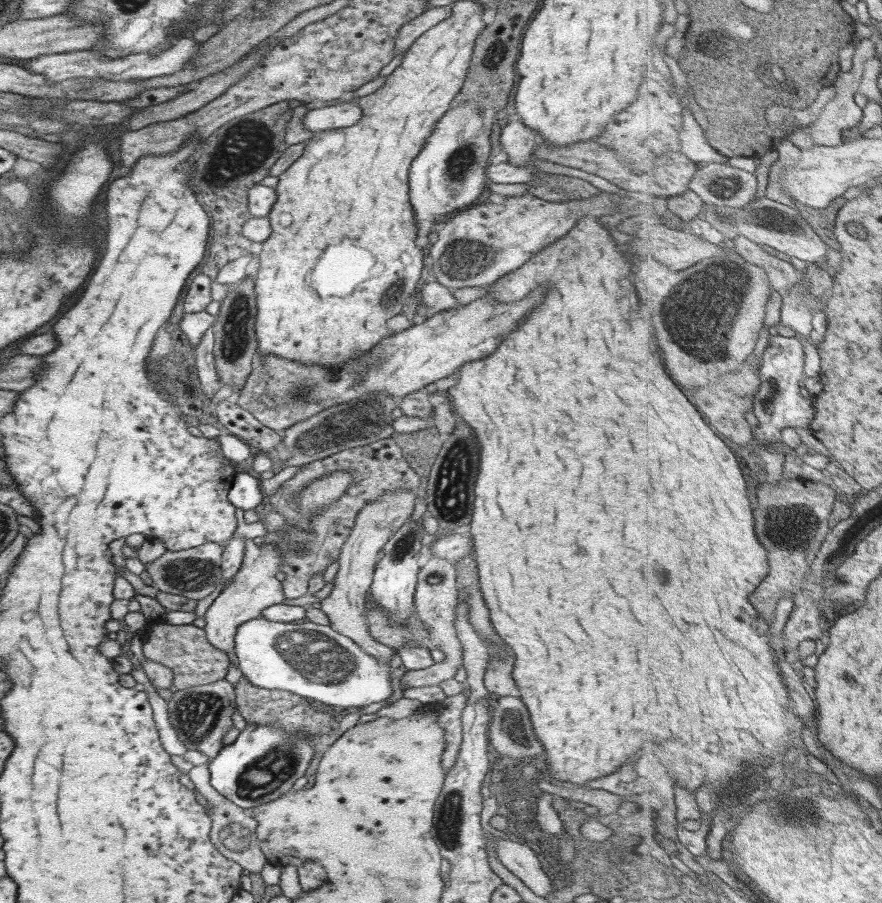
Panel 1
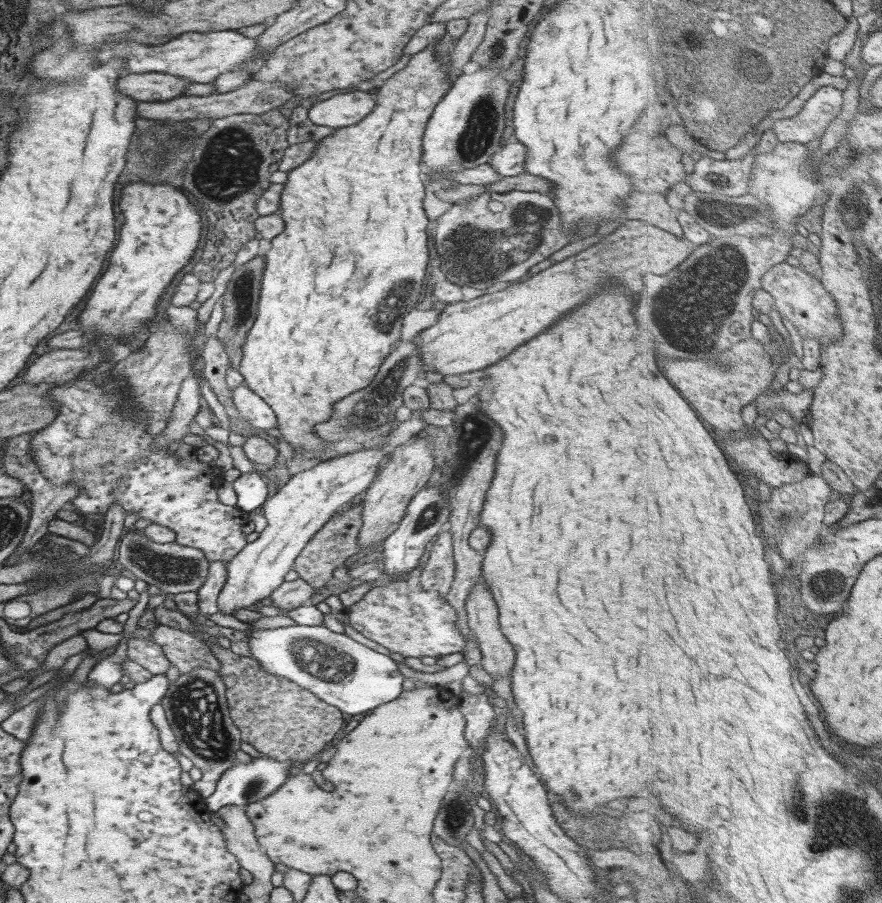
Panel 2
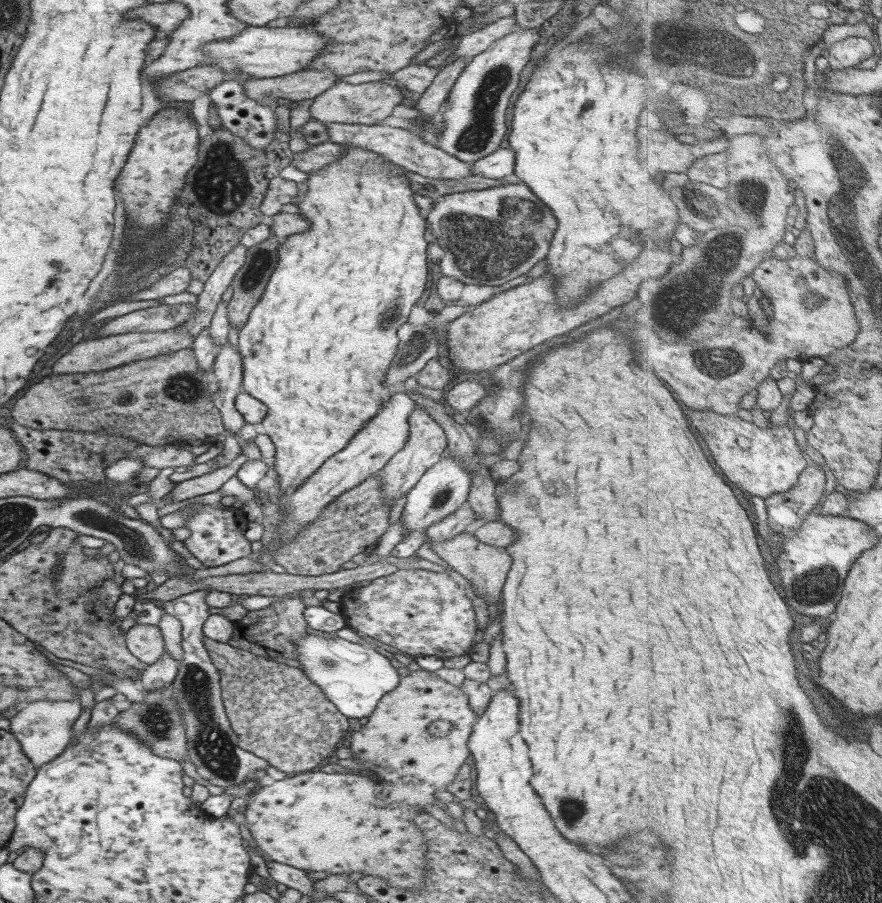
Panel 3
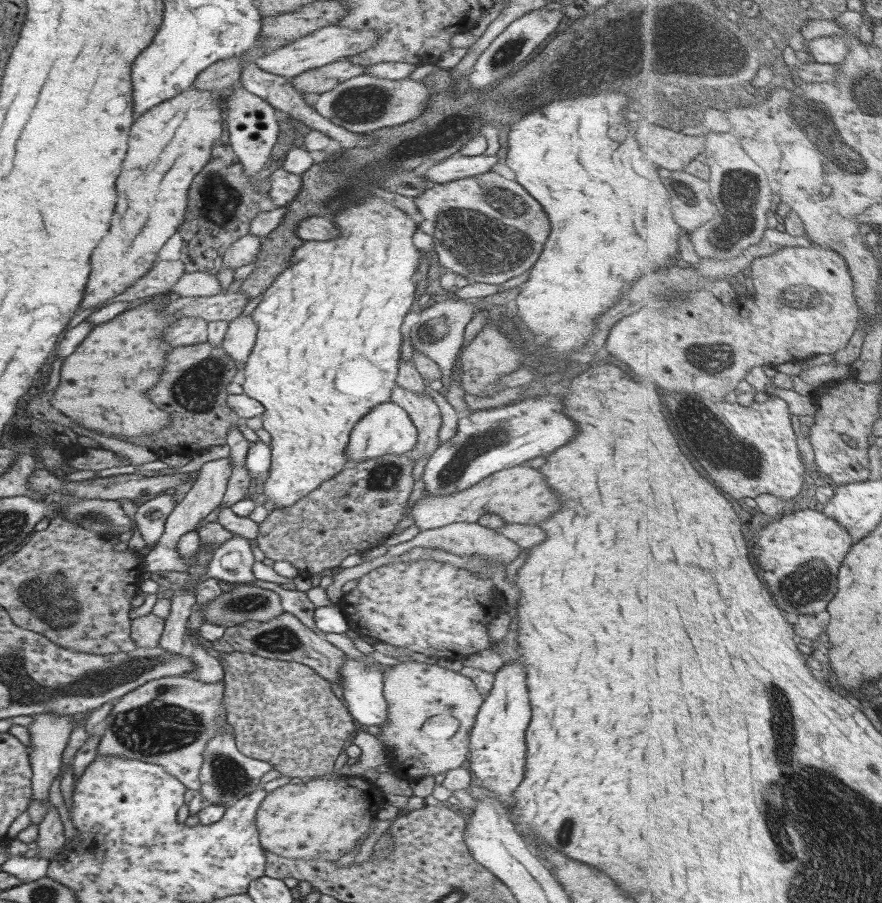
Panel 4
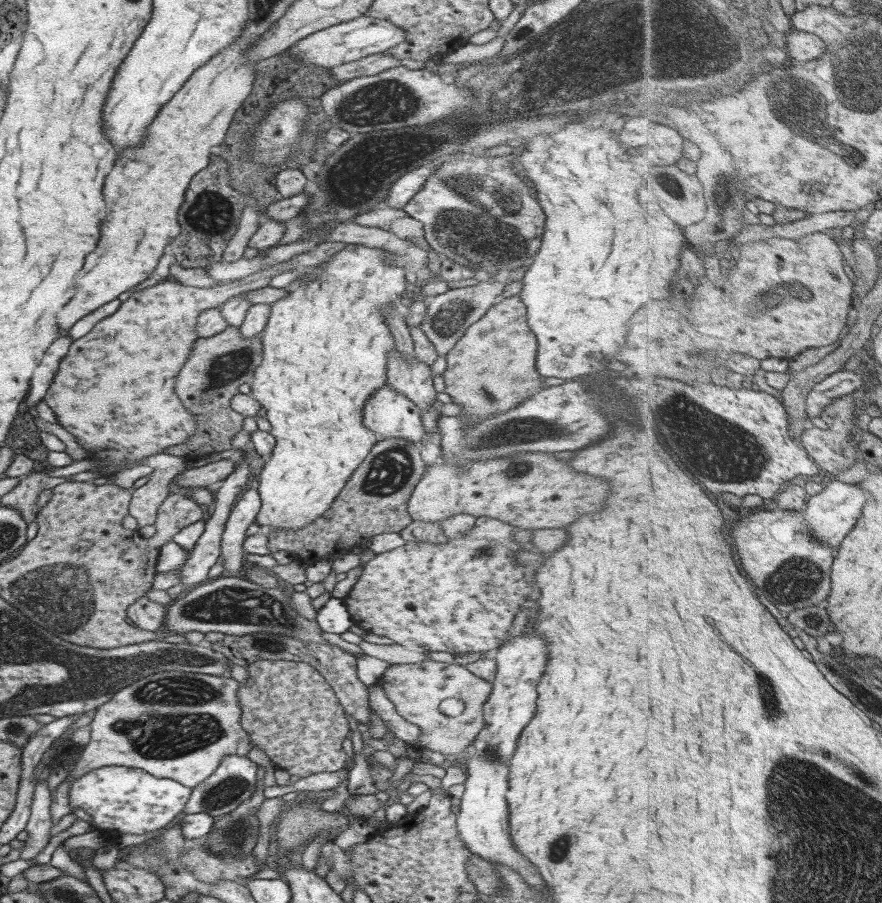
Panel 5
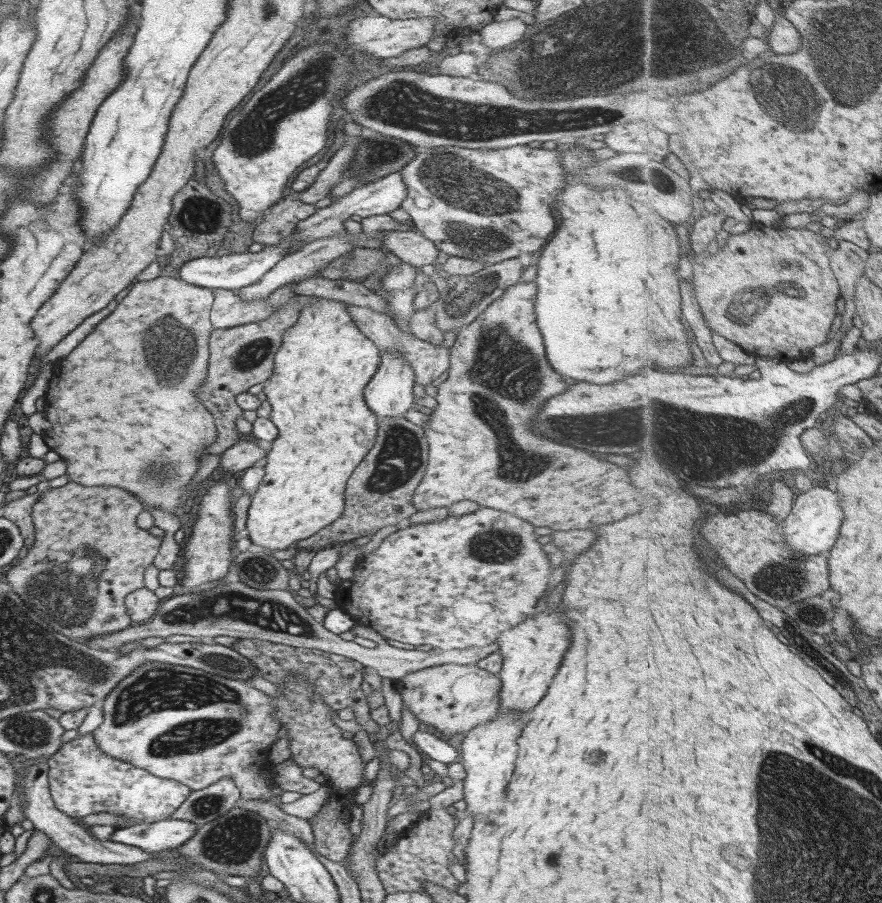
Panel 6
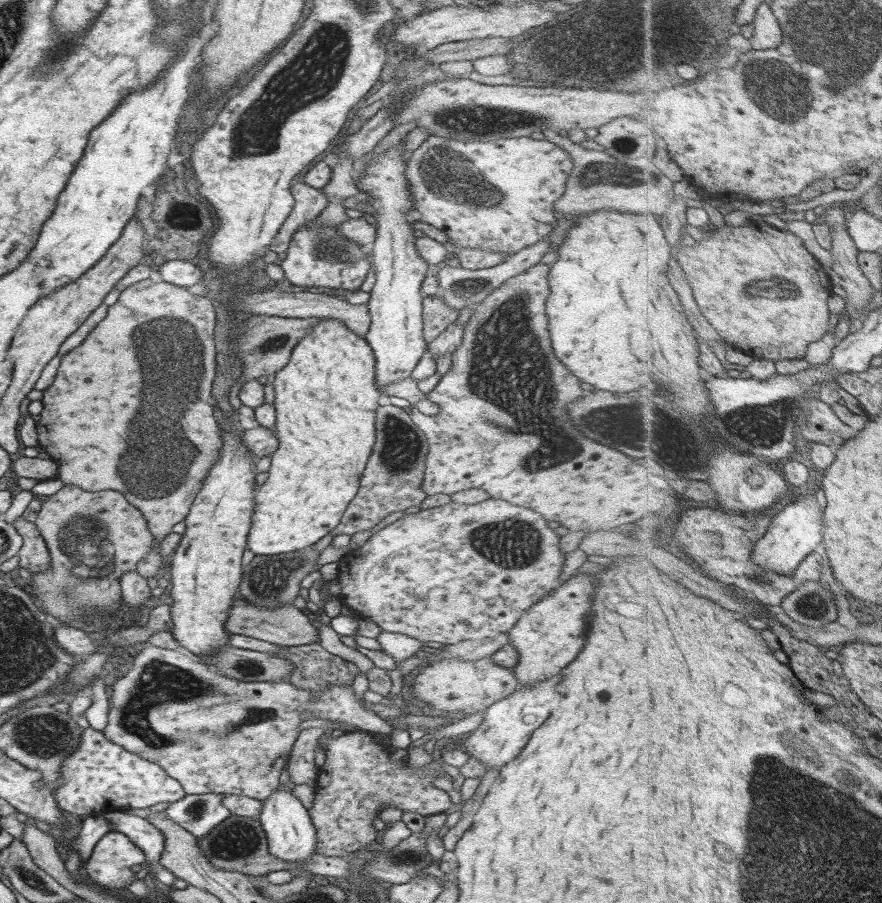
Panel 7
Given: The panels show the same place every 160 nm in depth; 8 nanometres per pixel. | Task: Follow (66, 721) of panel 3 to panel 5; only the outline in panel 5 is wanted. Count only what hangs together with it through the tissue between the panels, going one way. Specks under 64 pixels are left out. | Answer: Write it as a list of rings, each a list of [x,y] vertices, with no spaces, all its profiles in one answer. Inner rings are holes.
[[[38,782],[33,790],[30,804],[30,814],[25,826],[28,837],[24,840],[25,849],[19,853],[21,860],[31,860],[49,840],[52,827],[50,810],[50,795],[46,782]]]

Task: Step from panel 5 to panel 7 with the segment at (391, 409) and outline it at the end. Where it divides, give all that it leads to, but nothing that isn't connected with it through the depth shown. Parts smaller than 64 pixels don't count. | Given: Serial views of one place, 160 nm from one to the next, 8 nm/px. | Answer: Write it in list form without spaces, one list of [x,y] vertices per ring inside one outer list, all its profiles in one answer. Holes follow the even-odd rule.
[[[402,141],[387,149],[387,153],[379,155],[372,165],[366,169],[366,175],[355,186],[359,192],[365,193],[372,202],[369,202],[375,208],[376,219],[376,235],[374,241],[368,245],[367,249],[373,260],[373,270],[375,271],[375,284],[369,292],[369,301],[366,303],[366,308],[370,316],[370,325],[363,339],[372,351],[374,356],[374,386],[381,393],[382,386],[405,380],[419,357],[426,351],[426,344],[422,340],[422,297],[420,294],[420,285],[425,278],[427,271],[427,263],[417,254],[415,250],[414,240],[417,237],[417,232],[413,230],[403,214],[412,208],[412,196],[408,191],[408,184],[404,170],[406,169],[406,161],[399,157],[399,150],[402,146]]]

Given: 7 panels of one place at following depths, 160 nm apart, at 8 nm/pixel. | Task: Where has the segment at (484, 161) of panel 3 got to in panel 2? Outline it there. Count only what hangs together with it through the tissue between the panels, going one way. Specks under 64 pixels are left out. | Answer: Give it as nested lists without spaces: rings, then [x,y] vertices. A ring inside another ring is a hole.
[[[510,138],[495,154],[489,164],[501,177],[517,176],[524,172],[525,145]]]

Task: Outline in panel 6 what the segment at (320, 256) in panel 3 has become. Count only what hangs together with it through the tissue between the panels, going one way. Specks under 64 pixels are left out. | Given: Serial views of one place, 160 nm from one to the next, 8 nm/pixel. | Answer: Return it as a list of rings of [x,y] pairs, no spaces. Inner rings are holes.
[[[319,298],[317,302],[313,302],[311,306],[305,306],[299,310],[297,320],[294,325],[283,334],[281,338],[281,346],[274,354],[273,366],[271,374],[264,380],[261,387],[261,400],[267,401],[270,407],[270,421],[278,430],[275,440],[271,441],[271,449],[265,454],[266,462],[263,467],[264,475],[261,482],[257,485],[255,492],[251,496],[249,507],[247,508],[247,518],[245,528],[248,532],[248,538],[254,545],[263,548],[267,552],[272,550],[285,550],[285,548],[295,547],[297,542],[304,538],[315,534],[319,529],[333,522],[344,509],[343,493],[344,488],[353,472],[353,469],[363,460],[363,457],[369,452],[373,446],[377,427],[375,426],[375,416],[369,412],[369,408],[363,404],[363,388],[365,384],[371,380],[373,374],[380,365],[380,351],[368,340],[363,333],[357,330],[354,320],[349,318],[349,312],[345,310],[345,306],[338,301]]]

